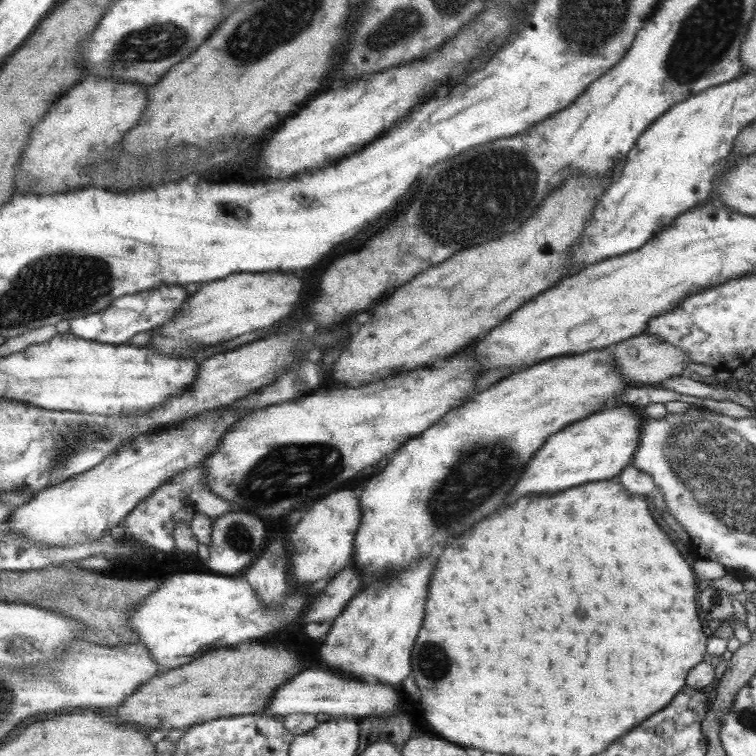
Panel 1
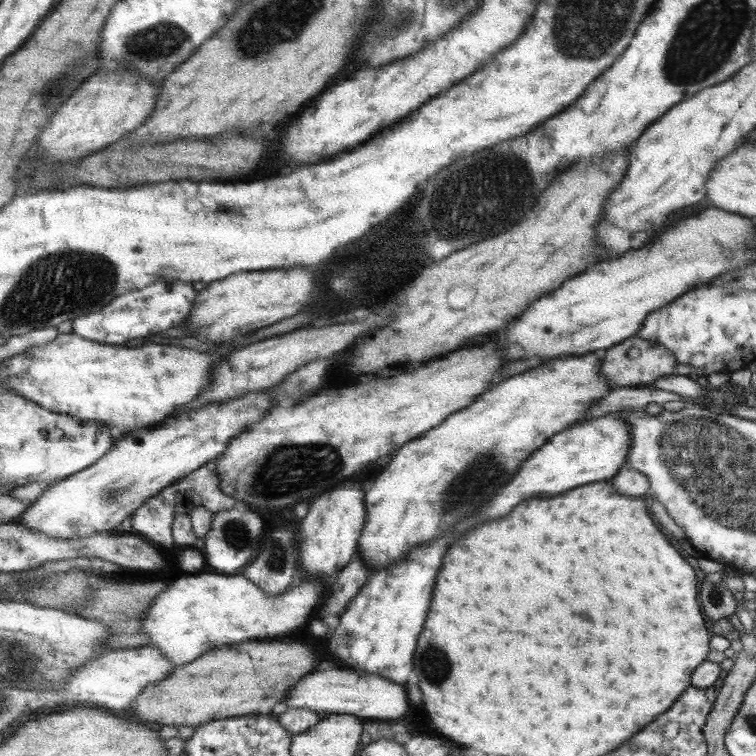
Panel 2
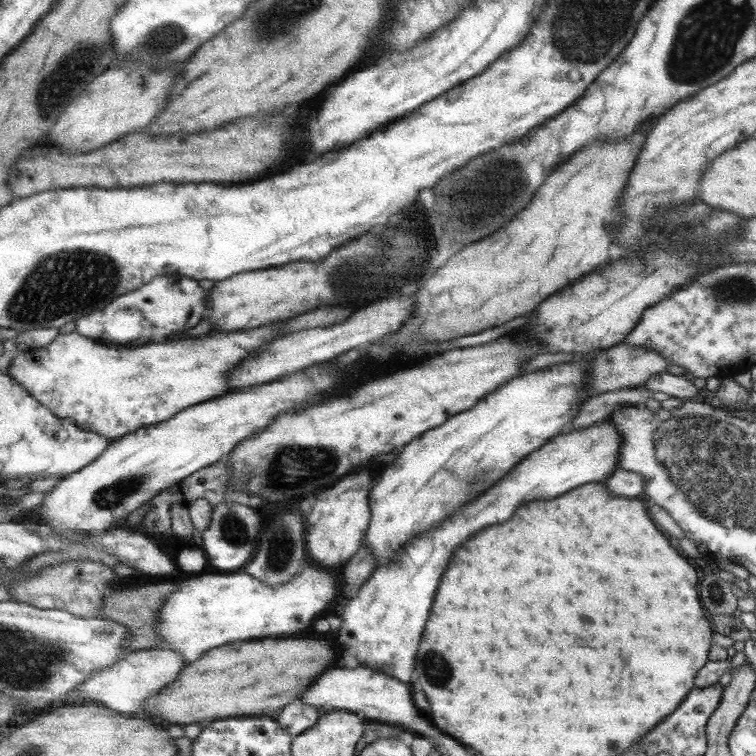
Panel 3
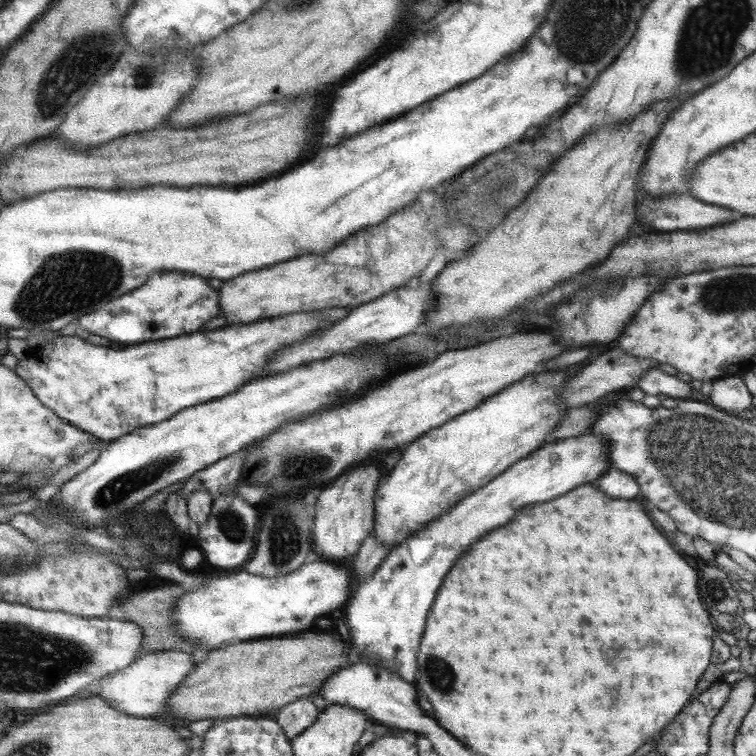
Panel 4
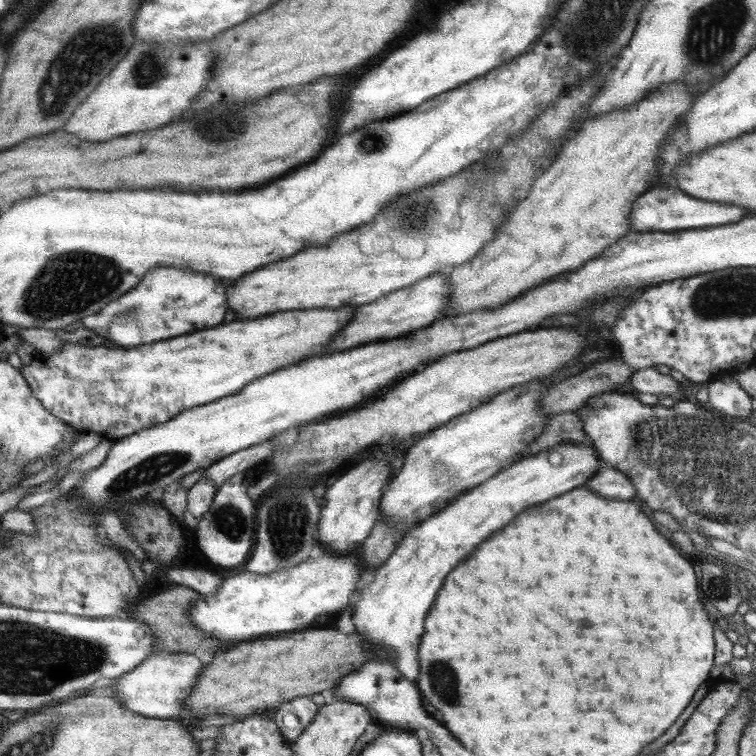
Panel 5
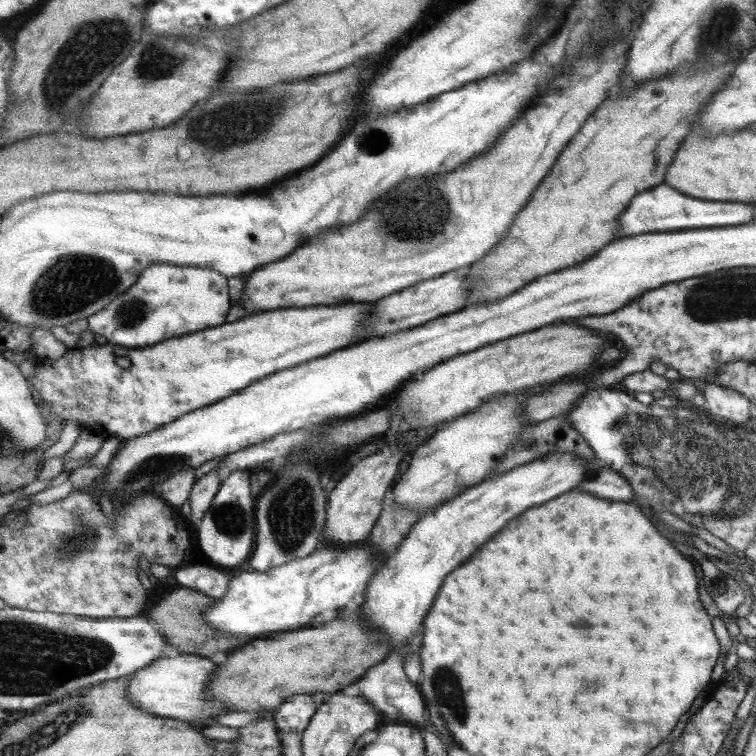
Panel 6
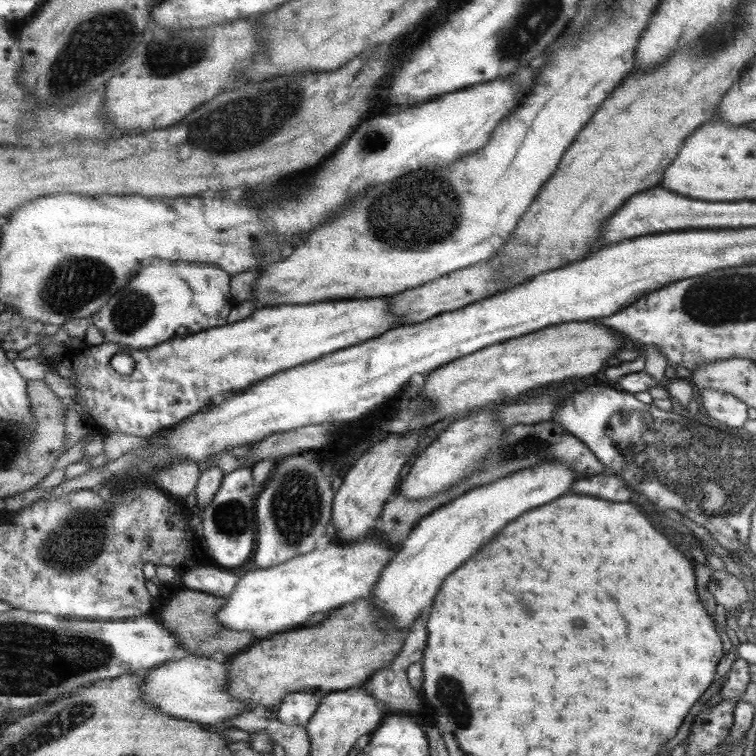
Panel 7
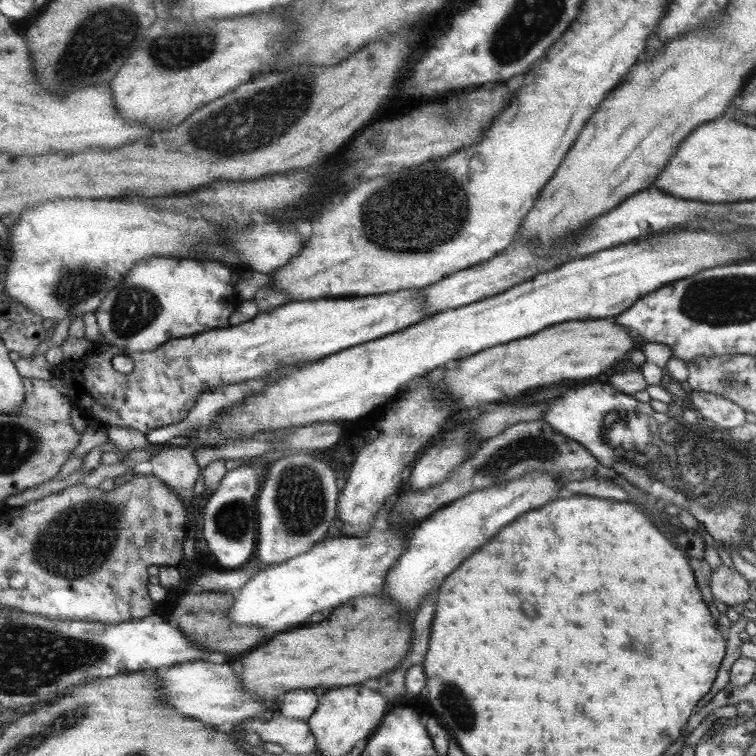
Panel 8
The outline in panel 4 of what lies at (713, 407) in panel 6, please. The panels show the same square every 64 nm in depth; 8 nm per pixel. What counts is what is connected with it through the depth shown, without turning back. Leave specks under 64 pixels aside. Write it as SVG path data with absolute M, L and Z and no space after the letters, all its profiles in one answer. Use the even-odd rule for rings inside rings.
M739 376L715 379L712 383L709 404L735 416L749 407L752 394Z

